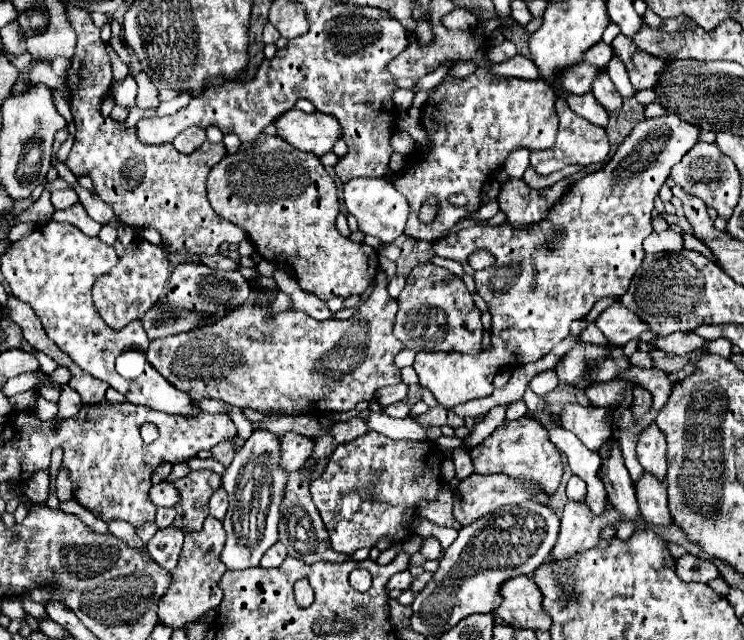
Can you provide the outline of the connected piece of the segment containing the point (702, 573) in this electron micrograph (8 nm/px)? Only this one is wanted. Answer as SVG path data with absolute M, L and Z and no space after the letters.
M684 554L676 562L676 574L680 580L698 580L698 582L710 582L720 576L718 568L710 560L702 560L694 554Z

